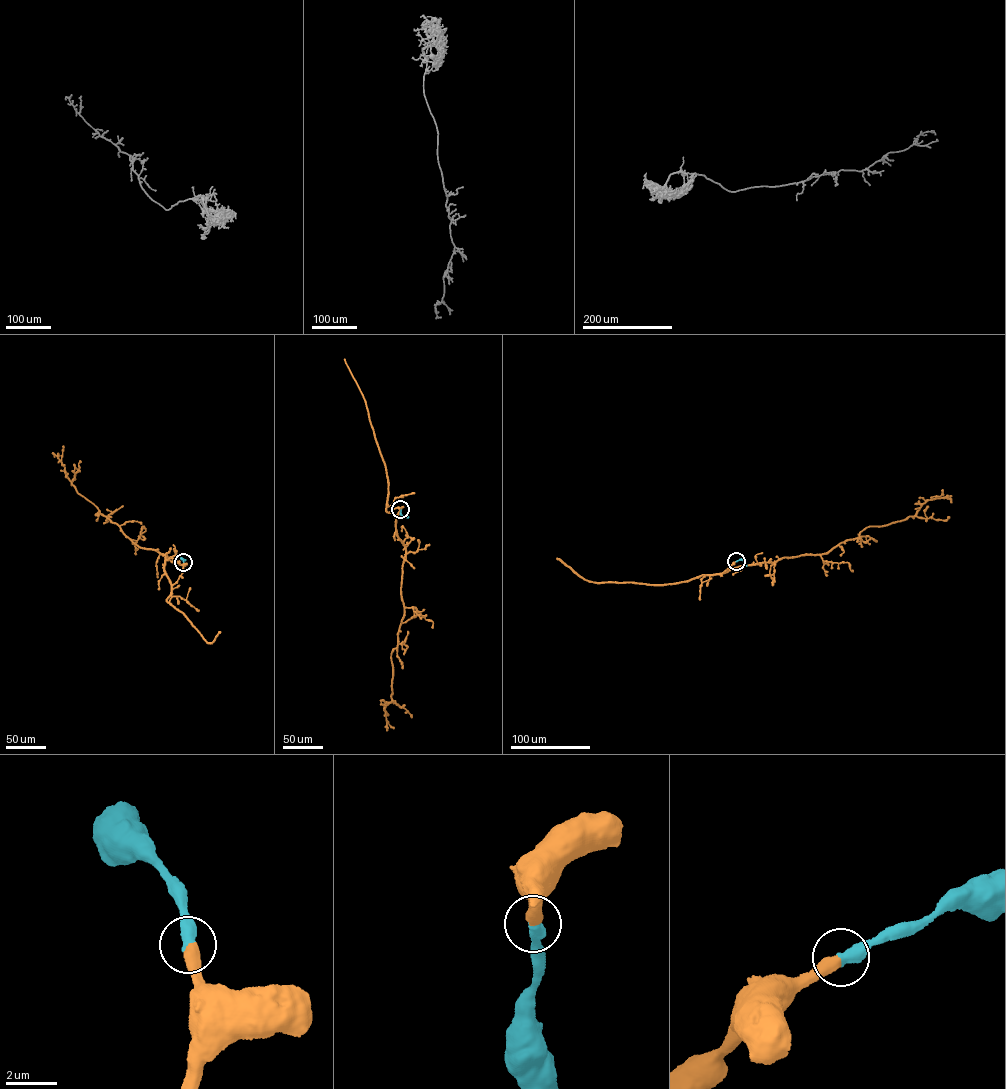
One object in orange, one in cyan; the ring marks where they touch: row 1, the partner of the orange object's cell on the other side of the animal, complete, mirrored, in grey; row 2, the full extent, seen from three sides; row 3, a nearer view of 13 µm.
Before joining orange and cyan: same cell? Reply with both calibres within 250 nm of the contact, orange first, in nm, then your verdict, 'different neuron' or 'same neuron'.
480 nm thick on the orange side, 500 nm on the other; same neuron

